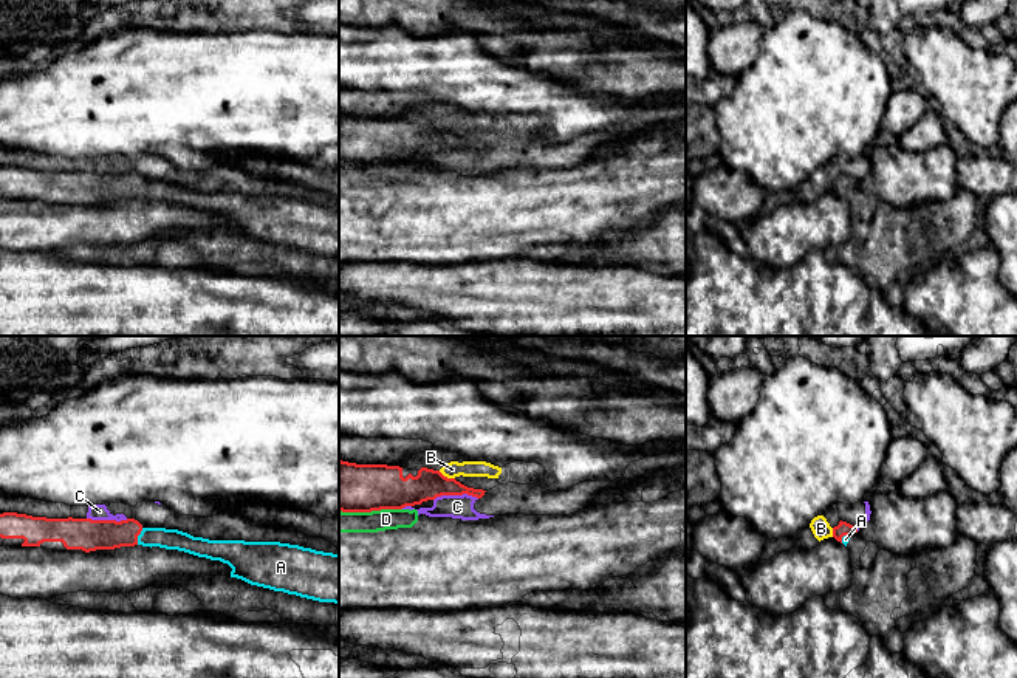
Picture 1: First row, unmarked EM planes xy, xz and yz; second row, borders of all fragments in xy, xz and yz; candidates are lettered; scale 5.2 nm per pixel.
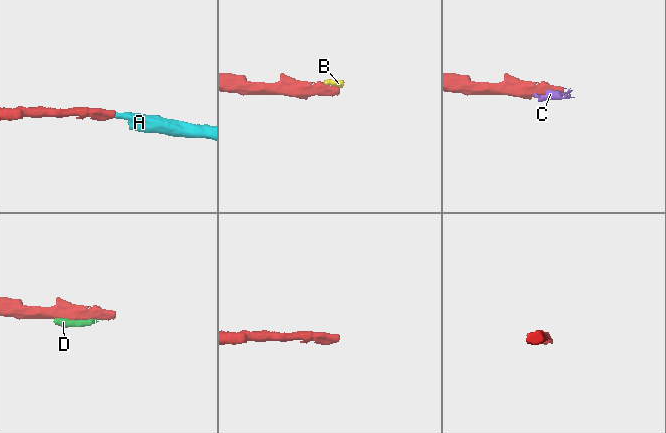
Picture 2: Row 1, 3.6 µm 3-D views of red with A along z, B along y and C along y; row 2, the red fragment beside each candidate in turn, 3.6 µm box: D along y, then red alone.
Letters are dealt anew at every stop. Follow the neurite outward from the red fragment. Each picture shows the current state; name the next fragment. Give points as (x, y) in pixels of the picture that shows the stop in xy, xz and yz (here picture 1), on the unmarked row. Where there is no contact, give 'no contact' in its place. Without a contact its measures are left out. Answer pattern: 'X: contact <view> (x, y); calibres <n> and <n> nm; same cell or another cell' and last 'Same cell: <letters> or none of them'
A: contact xy (138, 188); calibres 160 and 110 nm; same cell
B: contact xz (446, 130); calibres 160 and 90 nm; another cell
C: contact xz (455, 147); calibres 160 and 130 nm; another cell
D: contact xz (370, 164); calibres 260 and 110 nm; another cell
Same cell: A

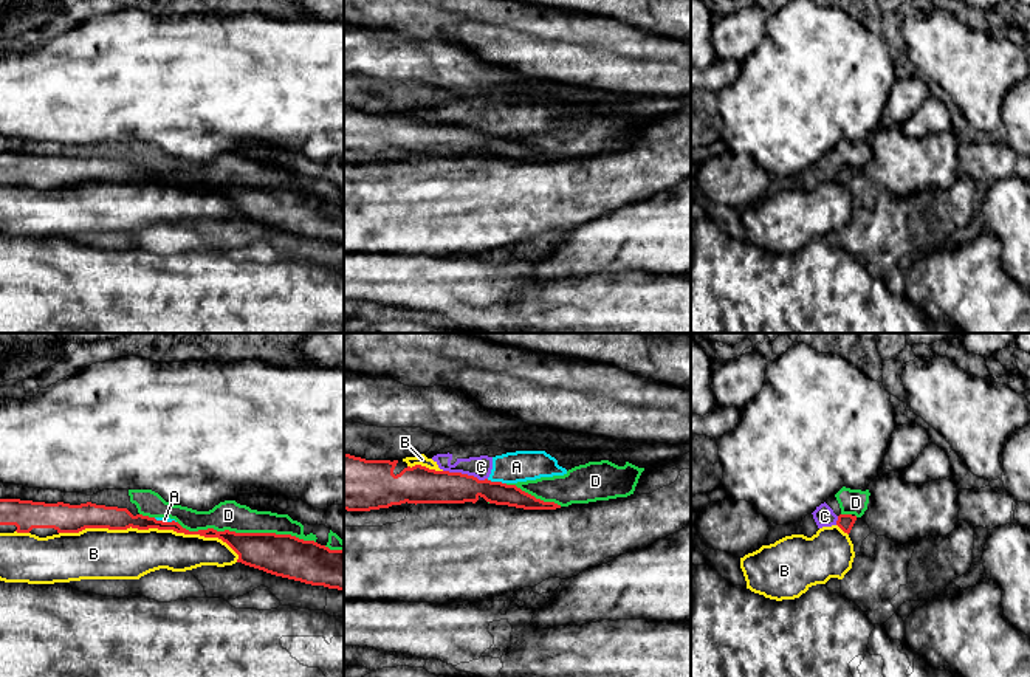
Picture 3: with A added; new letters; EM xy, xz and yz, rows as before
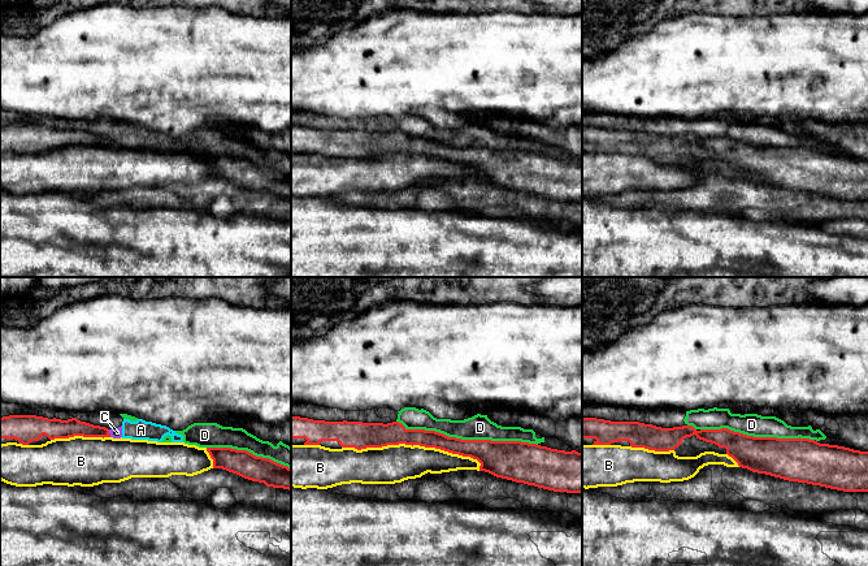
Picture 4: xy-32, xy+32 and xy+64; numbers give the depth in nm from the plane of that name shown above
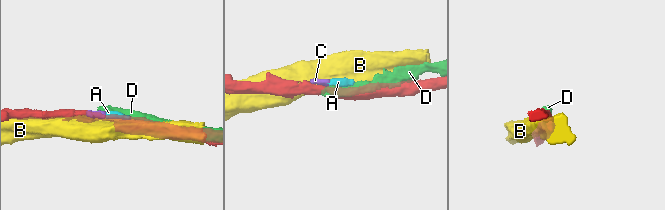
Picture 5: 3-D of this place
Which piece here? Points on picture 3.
A: contact xz (496, 135); calibres 160 and 160 nm; another cell
B: contact xy (151, 180); calibres 120 and 260 nm; another cell
C: contact xz (465, 127); calibres 190 and 110 nm; another cell
D: contact xy (247, 186); calibres 220 and 150 nm; another cell
Same cell: none of them

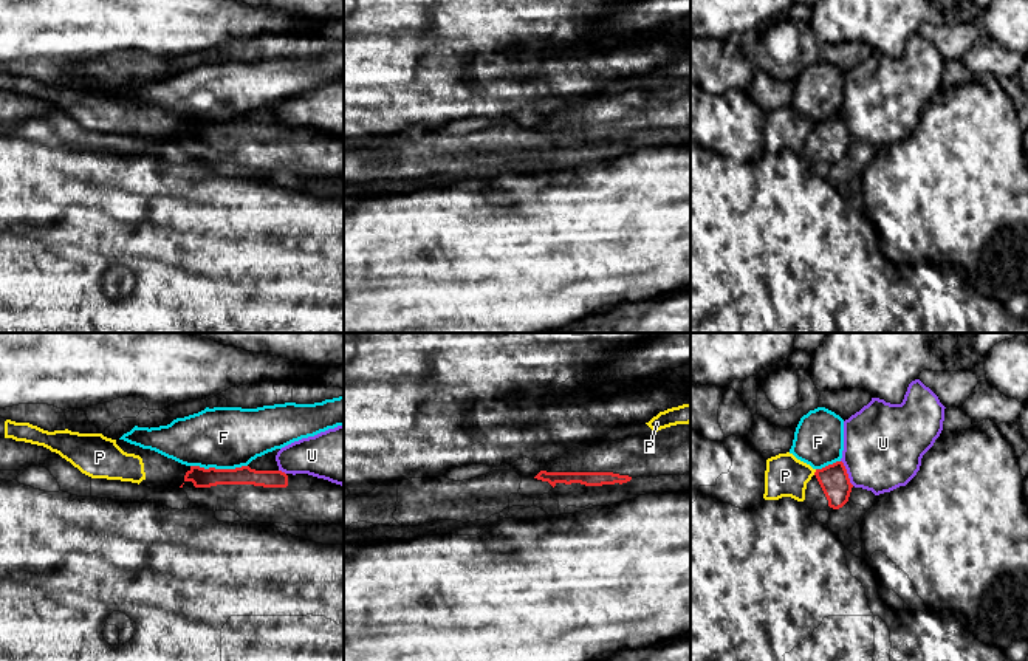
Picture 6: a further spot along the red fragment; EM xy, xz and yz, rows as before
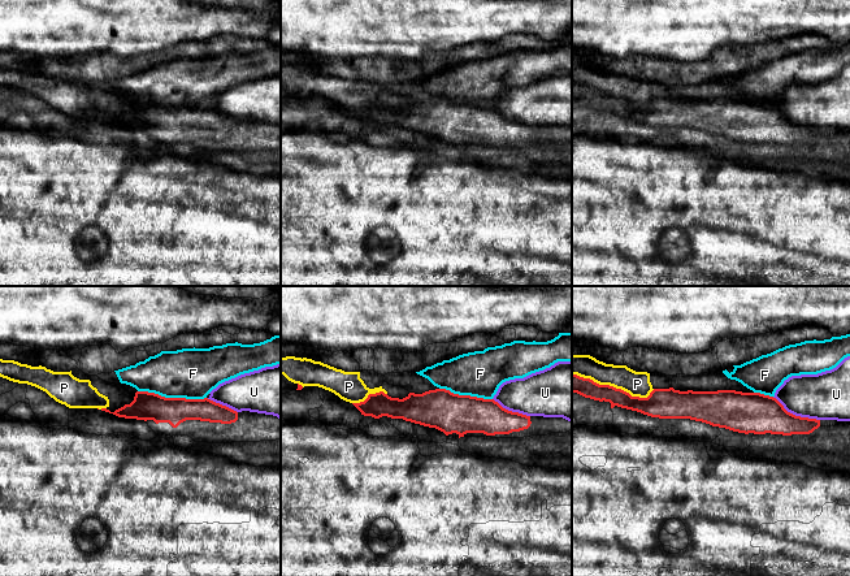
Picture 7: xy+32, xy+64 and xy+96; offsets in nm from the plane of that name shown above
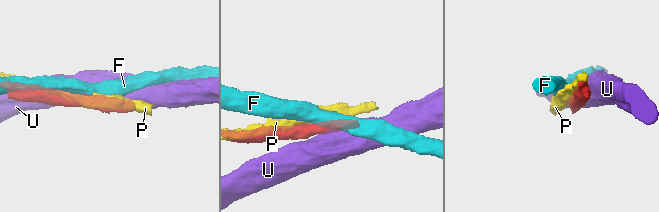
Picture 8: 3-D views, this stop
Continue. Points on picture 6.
F: contact xy (219, 123); calibres 100 and 320 nm; another cell
P: contact yz (815, 126); calibres 160 and 220 nm; another cell
U: contact yz (846, 126); calibres 160 and 420 nm; another cell
Same cell: none of them

